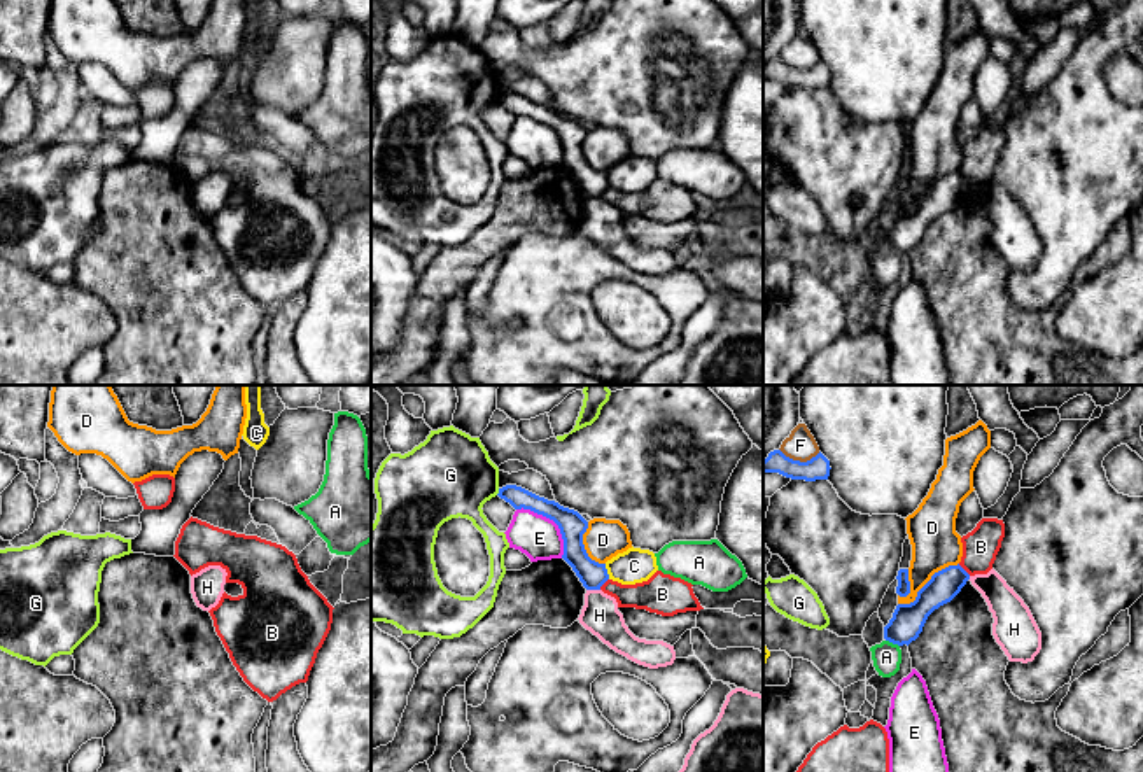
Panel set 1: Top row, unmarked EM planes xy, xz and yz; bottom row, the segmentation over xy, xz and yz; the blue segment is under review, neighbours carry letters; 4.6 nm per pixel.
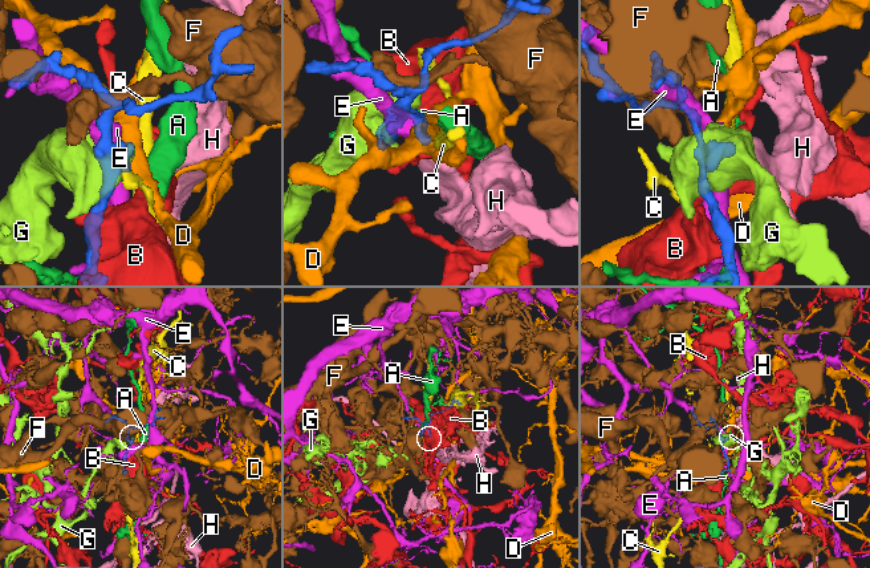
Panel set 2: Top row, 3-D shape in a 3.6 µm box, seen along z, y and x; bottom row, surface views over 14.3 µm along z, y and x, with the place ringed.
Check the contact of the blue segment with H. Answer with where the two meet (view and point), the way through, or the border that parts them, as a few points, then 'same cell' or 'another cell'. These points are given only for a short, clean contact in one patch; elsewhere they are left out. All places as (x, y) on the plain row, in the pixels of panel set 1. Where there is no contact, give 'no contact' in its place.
contact xz (594, 196); another cell

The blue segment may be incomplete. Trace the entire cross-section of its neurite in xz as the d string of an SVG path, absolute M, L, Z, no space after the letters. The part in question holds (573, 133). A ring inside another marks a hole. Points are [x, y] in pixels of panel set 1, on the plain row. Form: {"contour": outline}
{"contour": "M516 93L499 96L497 103L515 117L530 117L558 133L564 147L562 166L572 175L586 198L600 198L600 194L609 187L606 172L592 168L585 158L583 142L588 137L588 130L578 119L539 105Z"}

